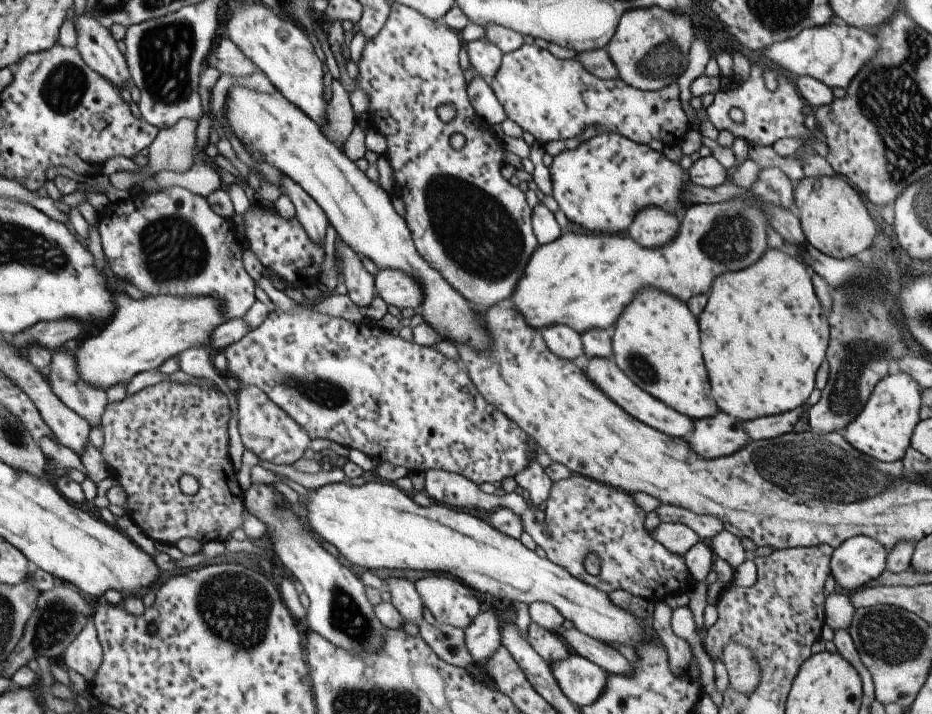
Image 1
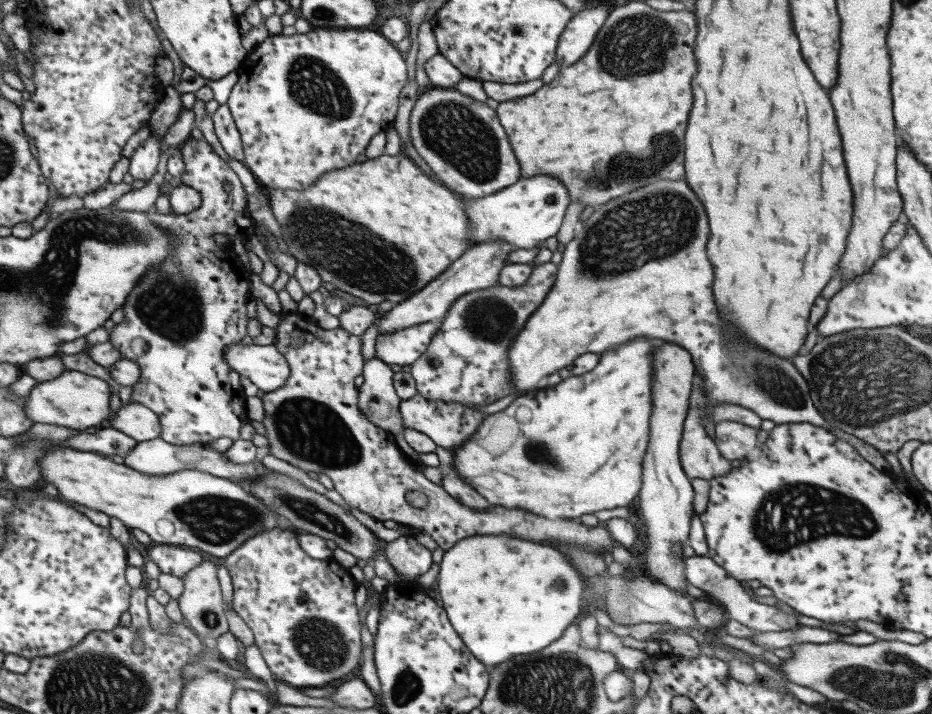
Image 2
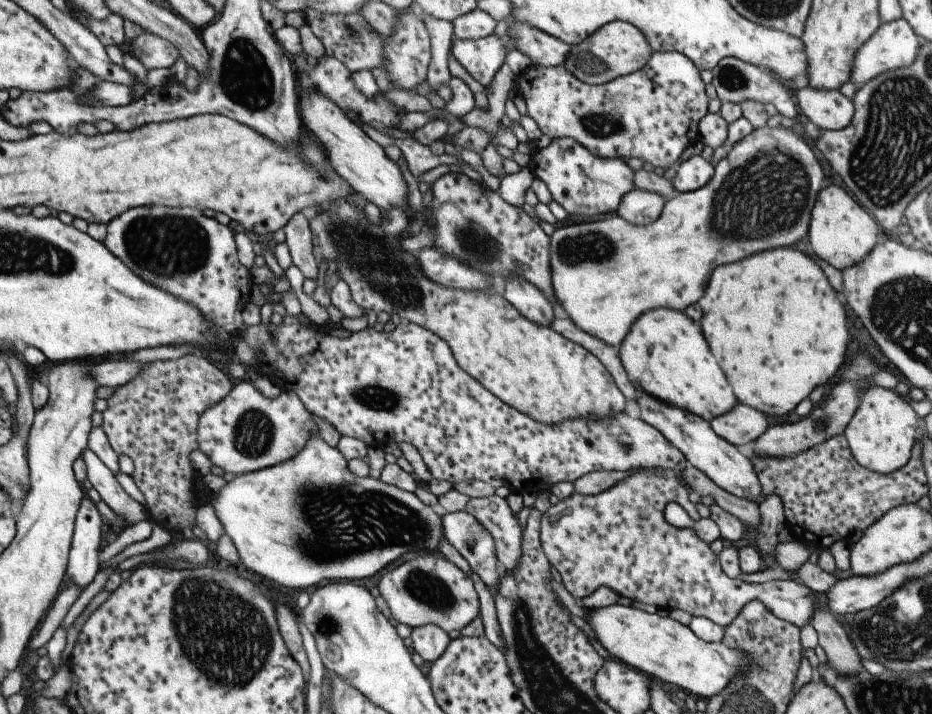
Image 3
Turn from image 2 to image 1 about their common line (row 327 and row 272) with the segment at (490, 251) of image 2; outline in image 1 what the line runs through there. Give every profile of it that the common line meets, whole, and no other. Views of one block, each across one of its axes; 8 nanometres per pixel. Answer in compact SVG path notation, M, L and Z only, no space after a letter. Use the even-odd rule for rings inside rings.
M381 269L376 272L373 280L376 296L382 298L387 306L391 304L399 309L416 309L423 302L421 286L407 272Z

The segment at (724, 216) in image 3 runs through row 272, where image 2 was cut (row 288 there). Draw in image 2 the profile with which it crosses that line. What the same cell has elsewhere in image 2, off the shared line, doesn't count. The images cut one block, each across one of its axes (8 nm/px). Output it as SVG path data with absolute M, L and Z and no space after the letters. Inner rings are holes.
M659 180L659 181L655 181L655 183L653 183L653 184L649 184L649 185L645 185L645 186L643 186L643 187L641 187L641 188L636 188L636 189L633 189L633 190L629 190L629 191L628 191L628 192L627 192L627 193L621 193L621 194L620 194L620 195L619 195L619 196L618 196L618 197L617 197L617 198L613 198L613 199L611 199L611 200L608 200L608 201L607 201L607 202L604 202L604 203L603 203L603 204L601 204L601 207L598 207L598 206L597 206L597 207L595 207L595 209L594 209L594 210L593 210L593 211L592 211L592 213L591 213L591 216L589 216L589 218L586 218L586 219L585 219L585 220L584 220L584 221L583 221L583 222L581 222L581 224L579 224L579 225L578 225L578 226L577 226L577 229L576 229L576 231L575 231L575 233L574 233L574 237L573 237L573 238L572 238L572 239L571 239L571 240L570 240L570 241L569 241L569 242L568 242L568 243L567 243L567 244L565 244L565 247L564 247L564 249L563 249L563 251L562 251L562 252L561 252L561 254L562 254L562 259L561 259L561 261L560 261L560 262L559 262L559 265L558 265L558 266L557 266L557 268L558 268L558 269L557 269L557 272L556 272L556 277L555 277L555 280L554 280L554 281L553 281L553 284L552 284L552 285L551 285L551 288L550 288L550 289L549 289L549 292L547 292L547 294L546 294L546 295L545 295L545 298L544 298L544 299L543 299L543 300L542 300L542 301L541 301L541 304L539 304L539 307L538 307L538 308L537 308L537 309L536 309L536 310L535 310L535 312L533 312L533 314L531 314L531 316L529 316L529 318L527 318L527 320L526 320L526 321L525 321L525 324L523 324L523 328L521 328L521 330L520 330L520 331L519 331L519 332L518 332L518 333L517 333L517 336L515 336L515 338L514 338L514 341L511 341L511 344L510 344L510 347L509 347L509 348L508 348L508 372L510 372L510 383L511 383L511 384L512 384L512 390L513 390L513 391L514 391L514 392L525 392L525 394L530 394L530 393L532 393L532 392L534 392L534 391L535 391L535 390L537 390L537 389L538 389L538 388L540 388L540 387L541 387L541 386L542 386L542 385L543 385L543 382L544 382L544 381L545 381L545 378L546 378L546 377L547 377L547 376L549 376L549 374L553 374L553 372L556 372L556 371L557 371L557 370L559 370L559 369L560 369L560 368L563 368L563 367L565 367L565 366L567 366L567 365L571 365L571 364L572 364L572 361L573 361L573 360L575 360L575 358L577 358L577 357L578 357L578 356L581 356L581 354L585 354L585 353L587 353L587 352L591 352L591 353L593 353L593 354L596 354L596 355L597 355L597 354L598 354L598 352L602 352L602 353L603 353L603 350L605 350L605 348L609 348L609 346L613 346L613 344L621 344L621 342L625 342L625 340L631 340L631 338L635 338L635 336L639 336L639 337L647 337L647 338L652 338L652 339L659 339L659 340L660 340L660 341L661 341L661 342L665 342L665 343L674 343L674 344L675 344L675 345L679 345L679 346L680 346L680 347L681 347L681 348L684 348L684 349L685 349L685 350L687 350L687 352L689 352L689 354L690 354L690 357L691 357L691 358L692 358L692 363L693 363L693 364L694 364L694 370L695 370L695 371L697 371L697 372L698 372L698 375L699 375L699 376L700 376L700 387L701 387L701 388L702 388L702 389L703 389L703 392L704 392L704 395L705 395L705 396L706 396L706 397L707 397L707 398L708 398L708 404L706 404L706 412L704 412L704 414L705 414L705 415L703 415L703 414L702 414L702 423L703 423L703 426L704 426L704 429L705 429L705 432L706 432L706 435L707 435L707 436L709 436L709 438L713 438L713 437L714 437L714 436L713 436L713 432L714 432L714 423L713 423L713 422L712 422L712 420L711 420L711 419L710 419L710 418L709 418L709 417L708 417L708 415L707 415L707 414L708 414L708 412L709 412L709 411L710 411L710 408L711 408L711 407L712 407L712 406L713 406L713 405L714 405L714 404L715 404L715 403L727 403L727 404L734 404L734 405L739 405L739 406L740 406L740 407L743 407L743 408L746 408L746 409L749 409L749 410L752 410L752 411L753 411L753 412L755 412L755 414L756 414L756 415L757 415L757 416L759 416L759 418L760 418L760 419L765 419L765 420L771 420L771 422L774 422L774 423L776 423L776 424L777 424L777 423L811 423L811 424L812 424L812 425L815 425L815 426L819 426L819 427L821 427L821 428L824 428L824 429L827 429L827 428L830 428L830 427L831 427L831 426L830 426L830 424L829 424L829 423L828 423L828 422L827 422L827 421L826 421L826 420L825 420L825 419L824 419L824 418L823 418L823 417L822 417L822 416L821 416L821 415L820 415L820 414L819 414L819 412L817 412L817 410L815 410L815 407L814 407L814 406L813 406L813 405L812 405L812 400L811 400L811 399L810 399L810 396L809 396L809 389L808 389L808 386L807 386L807 383L806 383L806 382L805 382L805 379L804 379L804 378L803 378L803 377L802 377L802 376L801 376L801 375L800 375L800 374L799 374L799 372L797 372L797 370L795 370L795 367L794 367L794 366L793 366L793 363L792 363L792 362L791 362L791 361L790 361L790 360L789 360L789 359L785 359L785 358L777 358L777 356L771 356L771 354L767 354L767 352L761 352L761 350L755 350L755 348L751 348L751 346L743 346L743 344L737 344L737 342L729 342L729 340L727 340L727 338L725 338L725 334L723 334L723 330L721 330L721 326L723 326L723 322L721 322L721 320L719 320L719 318L717 318L717 308L715 308L715 306L713 306L713 302L711 302L711 266L709 266L709 262L707 262L707 258L705 258L705 240L707 240L707 234L709 234L709 230L707 230L707 218L705 218L705 212L703 212L703 206L701 206L701 204L699 204L699 200L697 200L697 198L695 198L695 194L693 194L693 192L691 192L691 190L689 190L689 187L688 187L688 186L687 186L687 183L685 183L685 180L683 180L683 181L681 181L681 180L679 180L679 181L673 181L673 180L671 180L671 181L667 181L667 180ZM633 232L635 232L635 238L629 238L629 236L631 236L631 234L633 234ZM631 248L633 248L633 250L635 250L635 248L643 248L643 254L637 254L637 256L635 256L635 254L629 254L629 252L631 252ZM627 254L629 254L629 256L633 256L633 262L623 262L623 260L625 260L625 258L627 258ZM711 324L713 324L713 328L711 328Z

